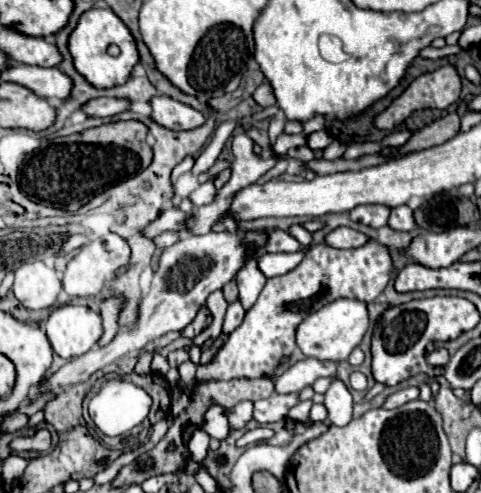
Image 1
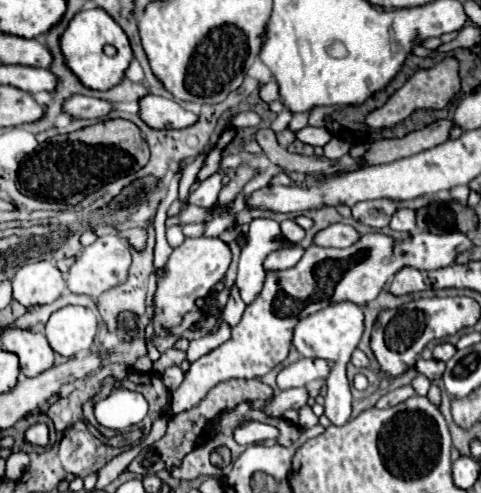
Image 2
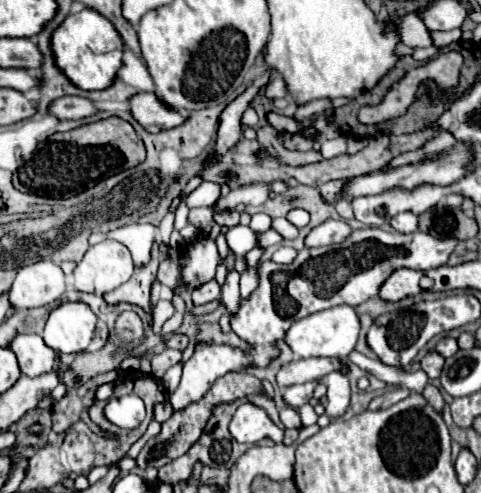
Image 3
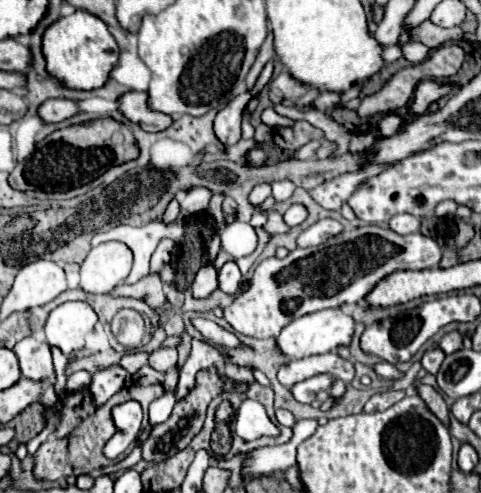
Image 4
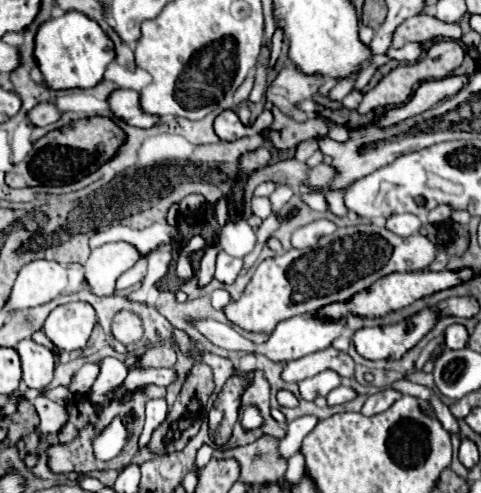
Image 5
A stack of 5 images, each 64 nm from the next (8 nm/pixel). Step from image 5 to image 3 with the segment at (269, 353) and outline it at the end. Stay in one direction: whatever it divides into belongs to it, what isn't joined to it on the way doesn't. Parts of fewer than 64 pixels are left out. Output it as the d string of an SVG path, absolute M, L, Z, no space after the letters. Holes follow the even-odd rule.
M336 306L336 308L328 308L324 312L306 316L302 320L296 320L292 324L292 328L288 328L284 342L290 346L290 350L298 358L332 356L332 358L344 360L354 350L358 332L360 332L360 322L358 322L358 314L354 312L354 308L352 306Z

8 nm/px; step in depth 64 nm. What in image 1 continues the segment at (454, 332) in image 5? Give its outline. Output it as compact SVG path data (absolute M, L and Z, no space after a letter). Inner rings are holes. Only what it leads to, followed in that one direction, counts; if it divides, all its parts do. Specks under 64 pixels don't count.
M436 348L430 356L428 356L428 364L432 366L446 366L450 360L450 354L446 348Z

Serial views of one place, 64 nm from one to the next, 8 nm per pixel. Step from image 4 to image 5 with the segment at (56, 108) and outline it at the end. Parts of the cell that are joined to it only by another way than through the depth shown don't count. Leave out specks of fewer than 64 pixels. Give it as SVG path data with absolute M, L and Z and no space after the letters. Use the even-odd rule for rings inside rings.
M50 102L38 104L28 112L28 120L32 126L48 126L48 124L56 122L58 118L60 118L60 112Z

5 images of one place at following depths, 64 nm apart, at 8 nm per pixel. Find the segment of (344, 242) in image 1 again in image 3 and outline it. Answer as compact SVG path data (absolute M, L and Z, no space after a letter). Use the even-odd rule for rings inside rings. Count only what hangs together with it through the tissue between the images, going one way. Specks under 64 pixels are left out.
M326 220L310 230L304 238L304 246L326 246L334 242L342 242L350 236L352 228L344 220Z

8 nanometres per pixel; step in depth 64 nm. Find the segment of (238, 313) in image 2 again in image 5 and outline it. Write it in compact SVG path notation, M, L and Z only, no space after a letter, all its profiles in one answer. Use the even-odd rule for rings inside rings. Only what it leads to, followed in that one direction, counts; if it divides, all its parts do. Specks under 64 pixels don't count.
M224 250L218 252L216 256L216 272L214 272L214 278L224 282L224 284L230 284L236 280L238 272L242 268L242 258L234 258L234 256L228 256Z

